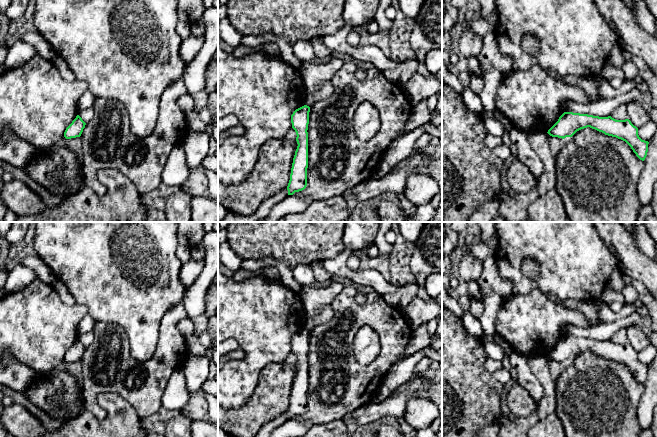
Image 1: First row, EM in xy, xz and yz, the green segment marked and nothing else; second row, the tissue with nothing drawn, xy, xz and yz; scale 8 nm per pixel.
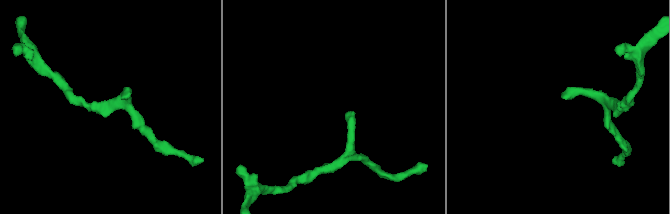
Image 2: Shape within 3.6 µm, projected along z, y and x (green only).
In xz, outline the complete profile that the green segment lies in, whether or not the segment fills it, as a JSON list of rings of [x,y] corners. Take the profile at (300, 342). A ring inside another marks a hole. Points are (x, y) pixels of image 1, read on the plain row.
[[[304,329],[291,339],[292,352],[296,356],[297,373],[293,382],[290,404],[287,410],[288,419],[302,415],[307,410],[308,392],[308,348],[310,331]]]

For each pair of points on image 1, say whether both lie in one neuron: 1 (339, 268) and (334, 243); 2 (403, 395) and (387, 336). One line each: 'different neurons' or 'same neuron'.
1: different neurons
2: different neurons

